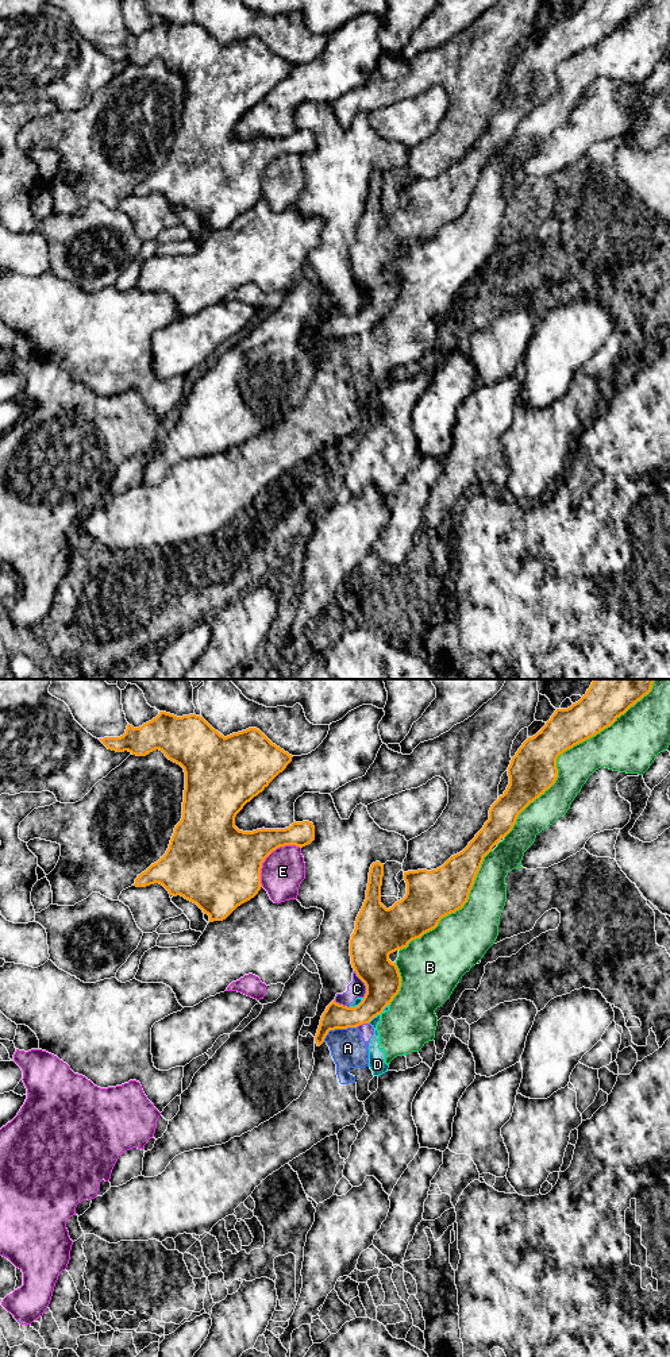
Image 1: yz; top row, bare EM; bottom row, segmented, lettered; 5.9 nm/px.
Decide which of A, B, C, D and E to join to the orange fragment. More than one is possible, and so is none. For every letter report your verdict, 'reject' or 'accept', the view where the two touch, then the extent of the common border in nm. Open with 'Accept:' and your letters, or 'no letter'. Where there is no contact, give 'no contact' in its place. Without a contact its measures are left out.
Accept: no letter
A: reject; contact in yz; length 220 nm
B: reject; contact in yz; length 1250 nm
C: reject; contact in yz; length 180 nm
D: reject; contact in yz; length 170 nm
E: reject; contact in yz; length 340 nm

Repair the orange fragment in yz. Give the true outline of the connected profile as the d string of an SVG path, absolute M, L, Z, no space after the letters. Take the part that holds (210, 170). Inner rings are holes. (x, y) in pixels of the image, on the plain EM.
M159 20L139 36L128 32L120 46L99 49L108 58L128 59L136 65L159 58L184 77L182 127L174 136L166 162L138 184L134 194L159 192L170 204L181 204L196 212L209 224L209 231L226 228L238 215L258 203L262 196L262 171L273 159L285 154L303 157L315 149L315 135L309 130L294 130L285 138L262 136L253 140L235 135L235 126L243 115L262 101L293 66L257 36L224 46L200 24L177 26Z

